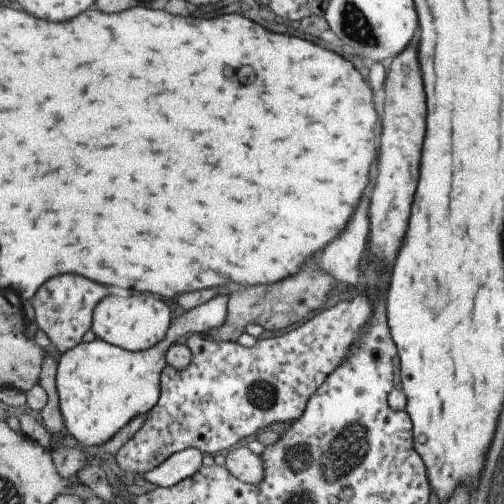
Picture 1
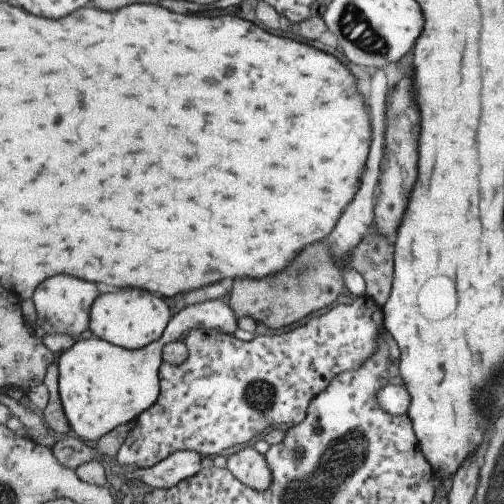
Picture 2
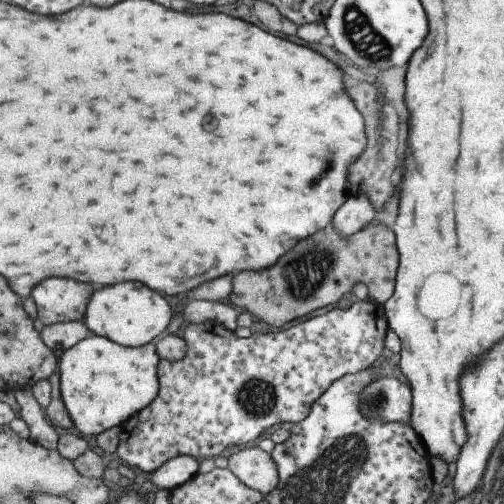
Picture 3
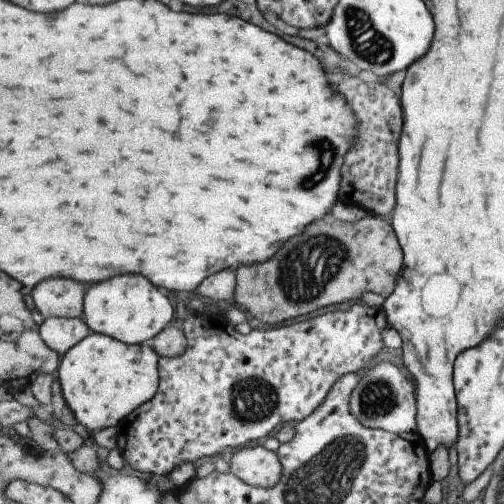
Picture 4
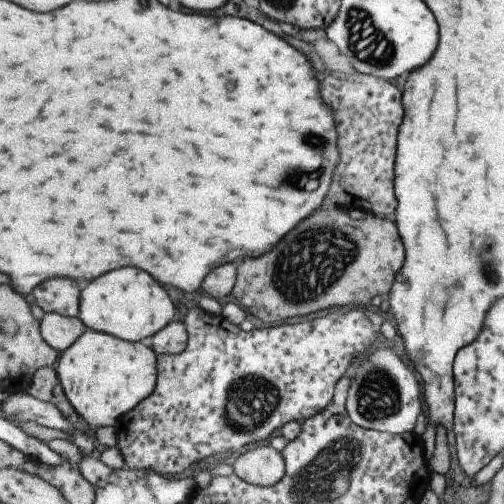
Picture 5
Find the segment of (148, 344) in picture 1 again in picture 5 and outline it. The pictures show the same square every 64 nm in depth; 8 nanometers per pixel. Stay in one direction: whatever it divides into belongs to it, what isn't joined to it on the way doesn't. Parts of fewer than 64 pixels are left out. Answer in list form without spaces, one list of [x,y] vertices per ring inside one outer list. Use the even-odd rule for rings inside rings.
[[[121,268],[93,280],[83,290],[83,312],[81,320],[89,326],[89,330],[117,336],[127,342],[149,342],[155,334],[163,332],[175,318],[173,300],[165,292],[165,288],[157,280],[137,268]]]

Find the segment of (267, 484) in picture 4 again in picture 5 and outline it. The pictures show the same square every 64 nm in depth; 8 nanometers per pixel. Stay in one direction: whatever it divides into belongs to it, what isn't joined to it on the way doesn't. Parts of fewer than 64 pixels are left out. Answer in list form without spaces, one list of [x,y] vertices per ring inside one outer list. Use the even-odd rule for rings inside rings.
[[[269,444],[257,446],[235,460],[233,472],[253,486],[275,488],[287,476],[287,460]]]

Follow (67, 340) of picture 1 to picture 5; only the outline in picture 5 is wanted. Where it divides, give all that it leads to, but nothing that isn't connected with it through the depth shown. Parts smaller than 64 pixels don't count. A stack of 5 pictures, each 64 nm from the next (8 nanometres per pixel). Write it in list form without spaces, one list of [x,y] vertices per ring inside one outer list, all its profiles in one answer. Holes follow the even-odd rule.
[[[55,278],[35,288],[35,302],[45,314],[61,314],[79,318],[83,312],[83,290],[71,278]]]

